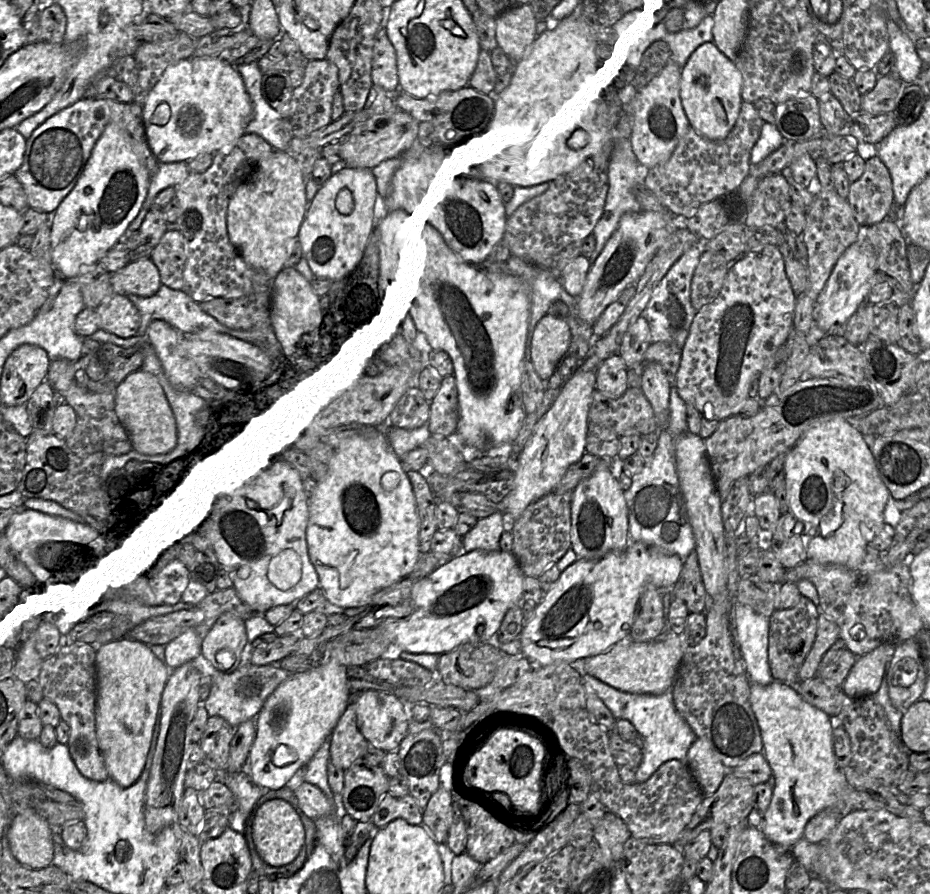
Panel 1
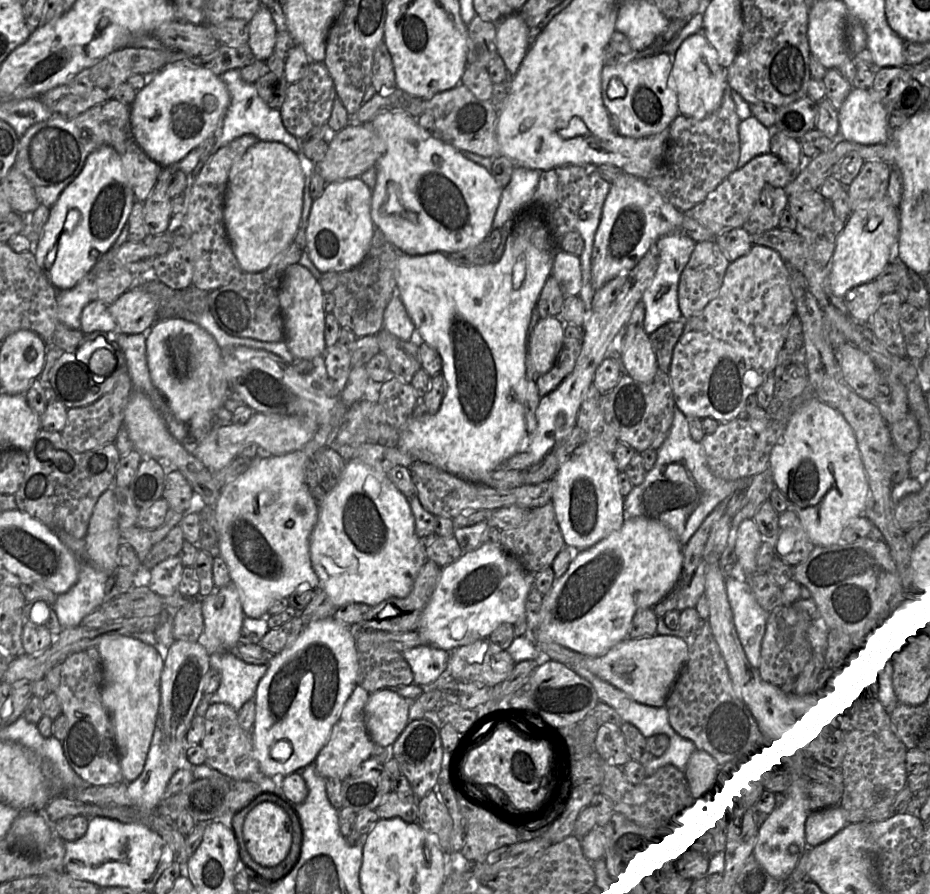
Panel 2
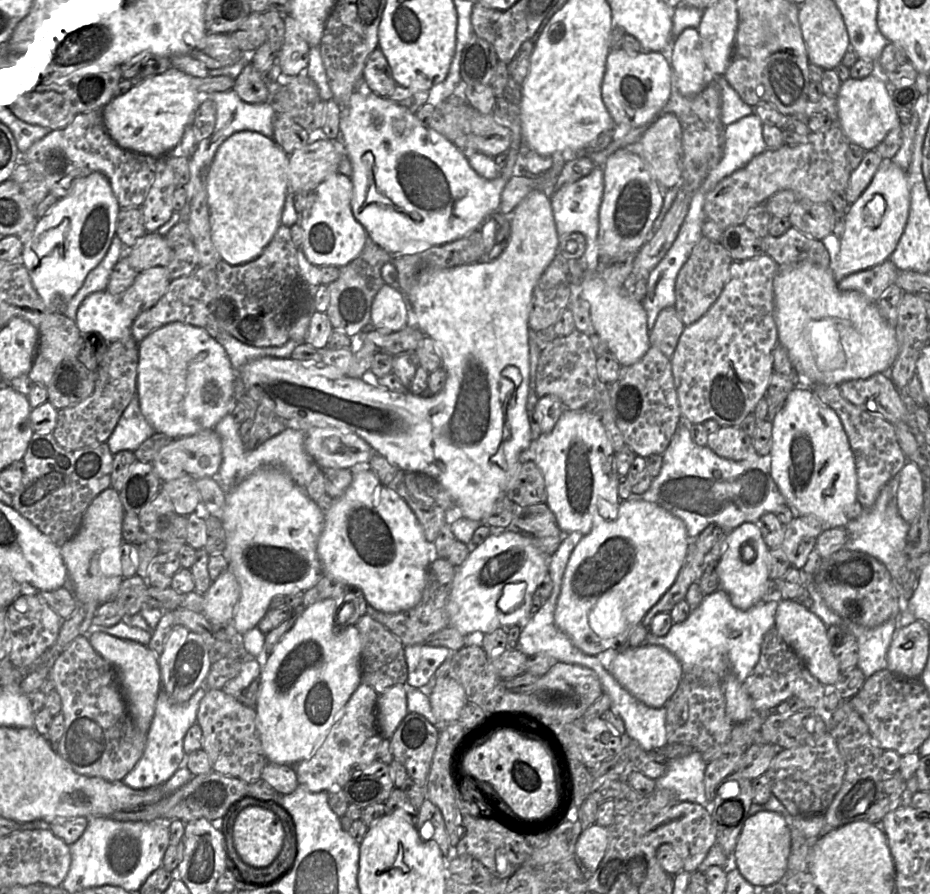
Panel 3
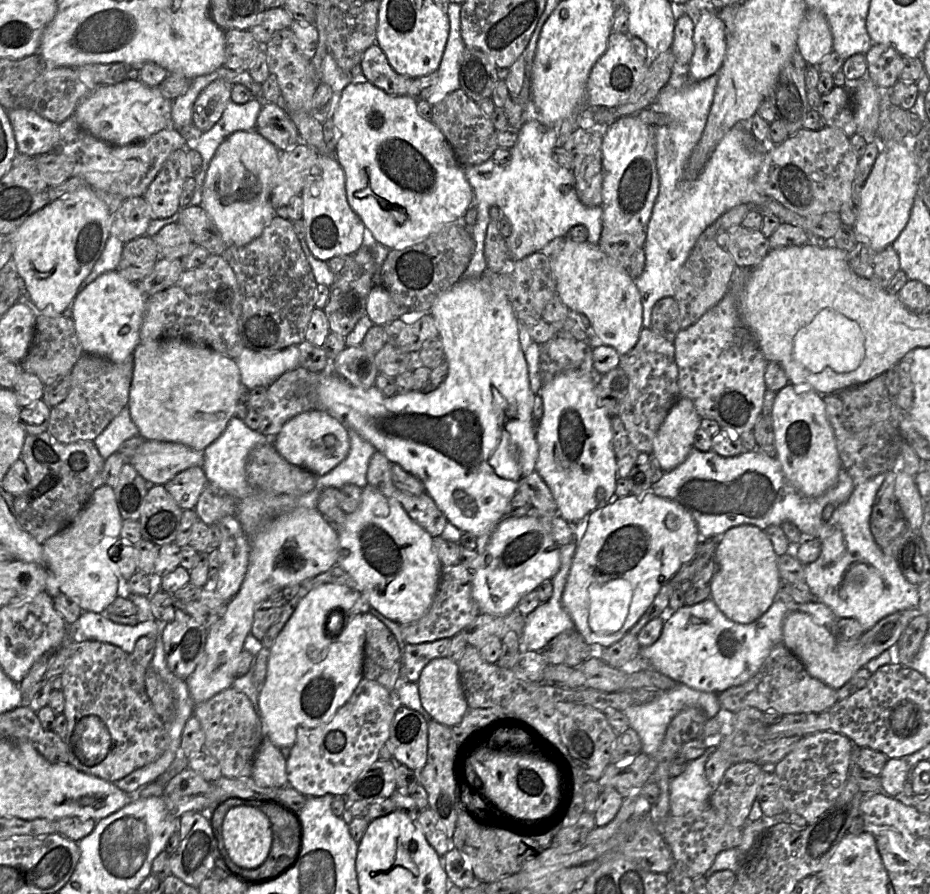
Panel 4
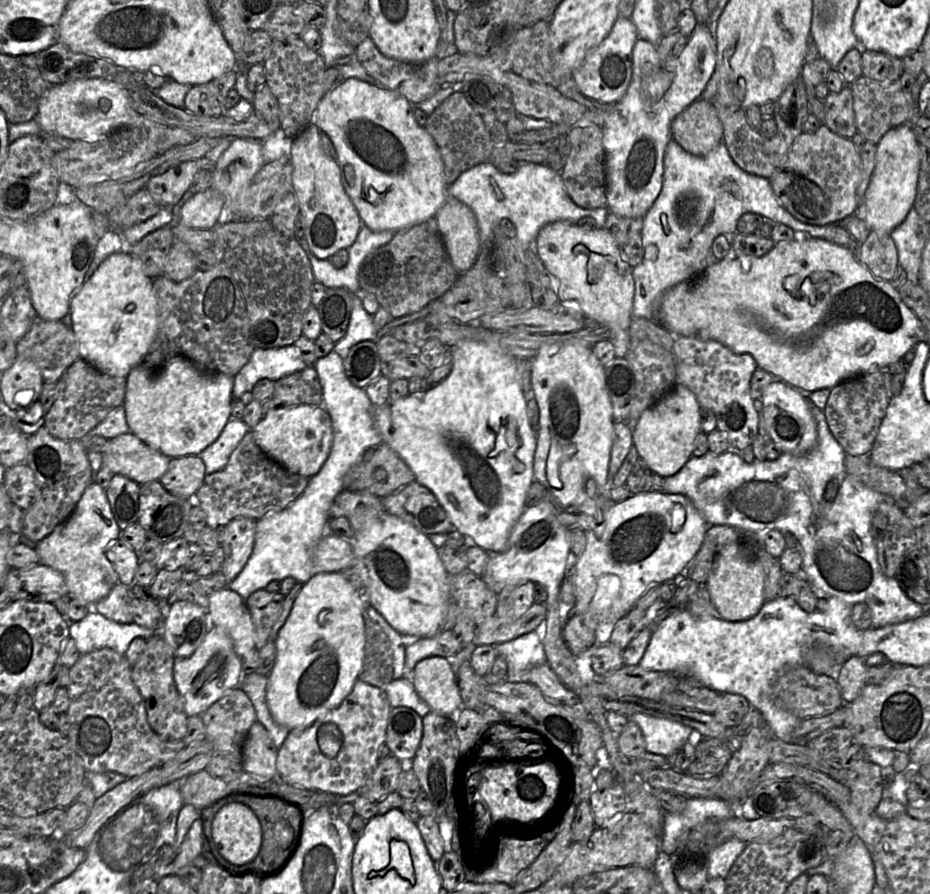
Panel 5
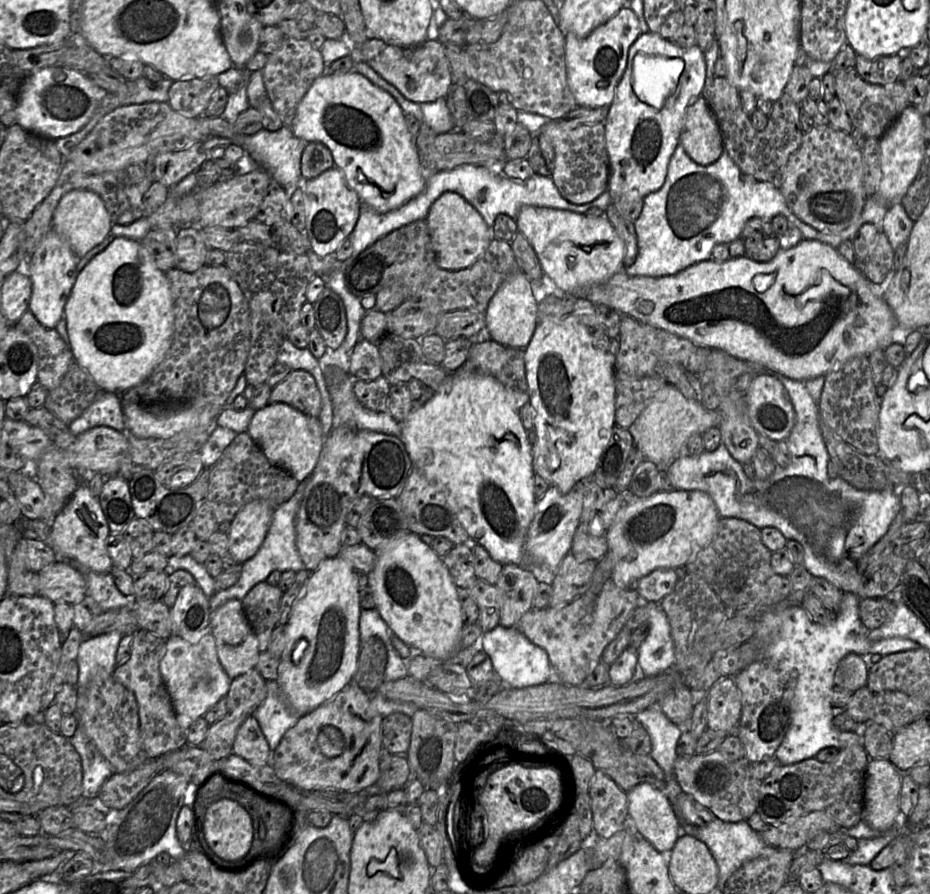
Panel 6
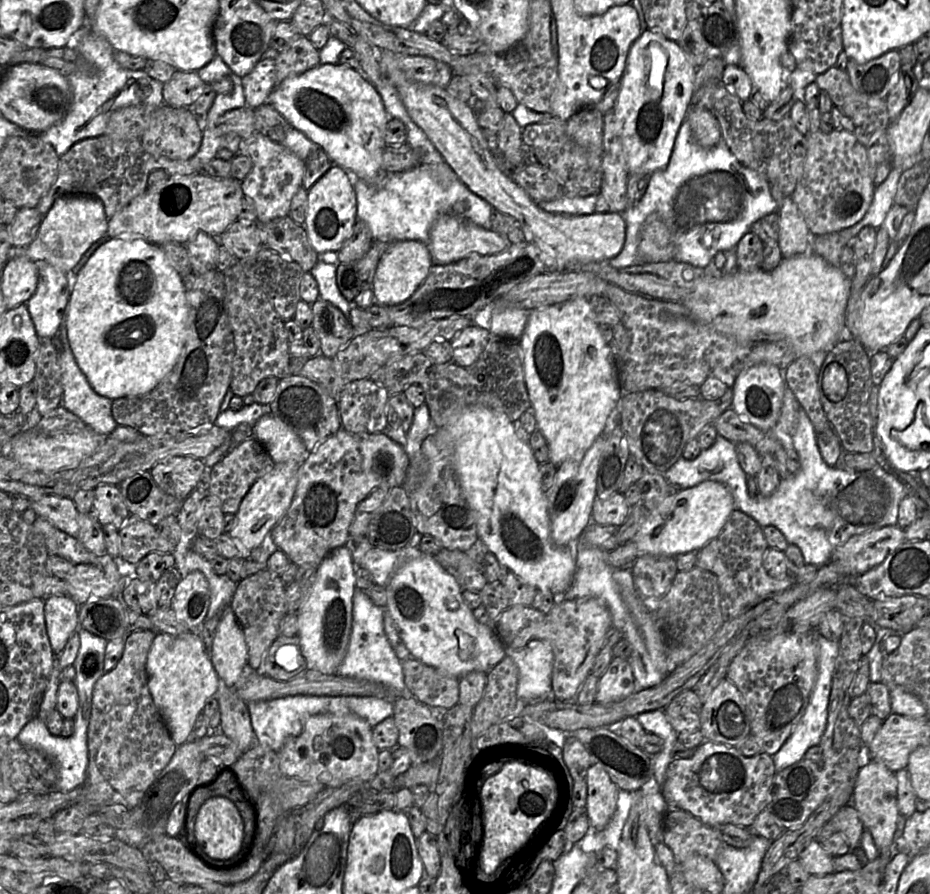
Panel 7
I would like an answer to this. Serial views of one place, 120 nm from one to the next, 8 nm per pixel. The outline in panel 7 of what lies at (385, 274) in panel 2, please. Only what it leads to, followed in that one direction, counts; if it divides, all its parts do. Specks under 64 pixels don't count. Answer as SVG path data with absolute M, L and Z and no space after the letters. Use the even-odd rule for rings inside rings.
M318 299L311 304L312 327L321 343L320 354L333 358L356 335L350 319L334 304Z

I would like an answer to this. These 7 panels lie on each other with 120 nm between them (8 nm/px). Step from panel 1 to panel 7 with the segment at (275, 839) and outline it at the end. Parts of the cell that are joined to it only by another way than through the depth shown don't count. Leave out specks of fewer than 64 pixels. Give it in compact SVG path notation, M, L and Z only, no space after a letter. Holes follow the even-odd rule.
M212 797L200 807L193 829L195 840L207 855L227 858L240 853L248 842L244 841L244 821L236 805L226 797Z

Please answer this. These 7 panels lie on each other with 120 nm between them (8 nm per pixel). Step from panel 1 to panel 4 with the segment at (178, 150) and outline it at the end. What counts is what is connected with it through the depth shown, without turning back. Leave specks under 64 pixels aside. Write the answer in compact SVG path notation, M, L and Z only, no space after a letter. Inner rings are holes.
M124 81L114 85L99 86L77 106L73 117L94 137L114 146L126 146L148 139L158 131L172 127L172 100L165 98L158 87L139 81Z

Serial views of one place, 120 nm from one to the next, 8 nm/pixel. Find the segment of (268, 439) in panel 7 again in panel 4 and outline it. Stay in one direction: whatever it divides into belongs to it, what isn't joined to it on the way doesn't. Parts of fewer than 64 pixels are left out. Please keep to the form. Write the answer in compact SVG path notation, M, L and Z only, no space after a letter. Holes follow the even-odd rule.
M319 407L301 412L288 420L272 444L288 463L302 467L315 476L322 476L334 469L347 457L350 449L348 428Z

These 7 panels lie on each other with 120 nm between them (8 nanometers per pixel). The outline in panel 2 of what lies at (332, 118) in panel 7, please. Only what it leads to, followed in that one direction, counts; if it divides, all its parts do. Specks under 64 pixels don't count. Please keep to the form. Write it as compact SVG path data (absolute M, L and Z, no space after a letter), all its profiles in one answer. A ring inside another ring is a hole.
M388 111L380 113L369 123L377 136L384 142L385 151L376 163L377 180L372 189L371 218L376 228L382 230L387 240L401 253L408 255L423 255L441 252L453 254L454 252L472 248L485 240L493 230L493 221L500 204L503 188L497 183L491 171L465 157L460 150L436 138L422 128L417 118L403 111Z

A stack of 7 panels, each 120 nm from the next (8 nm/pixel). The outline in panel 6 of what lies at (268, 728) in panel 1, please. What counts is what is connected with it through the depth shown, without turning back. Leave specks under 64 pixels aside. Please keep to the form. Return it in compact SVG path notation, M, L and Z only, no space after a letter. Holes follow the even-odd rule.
M338 555L326 559L311 572L302 594L295 601L295 607L285 625L286 643L280 657L277 683L293 709L301 716L332 699L353 681L361 649L359 596L355 569Z

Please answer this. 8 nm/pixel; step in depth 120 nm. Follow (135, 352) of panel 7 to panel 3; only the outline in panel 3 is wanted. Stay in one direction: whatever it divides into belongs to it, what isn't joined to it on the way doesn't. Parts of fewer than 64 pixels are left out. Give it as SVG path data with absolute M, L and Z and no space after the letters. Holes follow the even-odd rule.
M107 290L88 295L80 304L74 322L85 337L90 337L98 352L104 351L103 345L95 344L95 338L109 345L131 335L133 323L119 297Z

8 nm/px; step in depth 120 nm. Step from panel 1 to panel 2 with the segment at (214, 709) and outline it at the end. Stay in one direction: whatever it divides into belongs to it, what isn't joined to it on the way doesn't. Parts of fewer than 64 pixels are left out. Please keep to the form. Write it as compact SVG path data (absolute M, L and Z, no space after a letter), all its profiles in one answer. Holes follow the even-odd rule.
M216 653L210 655L210 667L221 675L218 690L209 696L209 704L224 703L238 711L250 699L255 698L258 684L266 674L268 665L256 665L246 663L231 653Z

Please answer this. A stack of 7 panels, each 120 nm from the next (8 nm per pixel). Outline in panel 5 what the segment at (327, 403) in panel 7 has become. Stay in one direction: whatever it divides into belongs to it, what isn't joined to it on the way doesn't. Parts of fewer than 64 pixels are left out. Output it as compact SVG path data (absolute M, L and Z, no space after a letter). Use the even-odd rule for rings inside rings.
M314 365L277 380L274 393L262 403L263 416L271 409L297 405L323 405L322 387Z

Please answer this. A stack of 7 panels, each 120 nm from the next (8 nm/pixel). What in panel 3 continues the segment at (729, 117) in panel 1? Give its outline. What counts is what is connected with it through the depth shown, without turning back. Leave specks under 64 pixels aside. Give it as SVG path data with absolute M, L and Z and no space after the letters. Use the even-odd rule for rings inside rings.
M686 28L674 40L672 48L671 67L676 75L677 88L684 96L695 96L701 93L710 82L716 82L714 75L706 68L701 51L701 42L698 31L694 28Z

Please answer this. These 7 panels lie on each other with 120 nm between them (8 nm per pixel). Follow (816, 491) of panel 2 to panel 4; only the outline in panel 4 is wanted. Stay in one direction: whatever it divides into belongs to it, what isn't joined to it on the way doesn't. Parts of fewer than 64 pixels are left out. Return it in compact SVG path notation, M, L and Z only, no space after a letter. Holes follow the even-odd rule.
M788 384L776 393L773 423L776 458L787 480L803 495L818 497L837 482L842 462L823 397L809 386Z

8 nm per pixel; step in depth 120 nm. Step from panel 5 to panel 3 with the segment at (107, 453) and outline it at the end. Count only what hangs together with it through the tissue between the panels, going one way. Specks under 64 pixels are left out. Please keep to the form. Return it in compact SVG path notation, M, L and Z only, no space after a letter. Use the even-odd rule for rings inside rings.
M214 429L192 436L172 439L152 461L153 468L162 482L183 476L194 478L215 477L222 461L221 441Z

